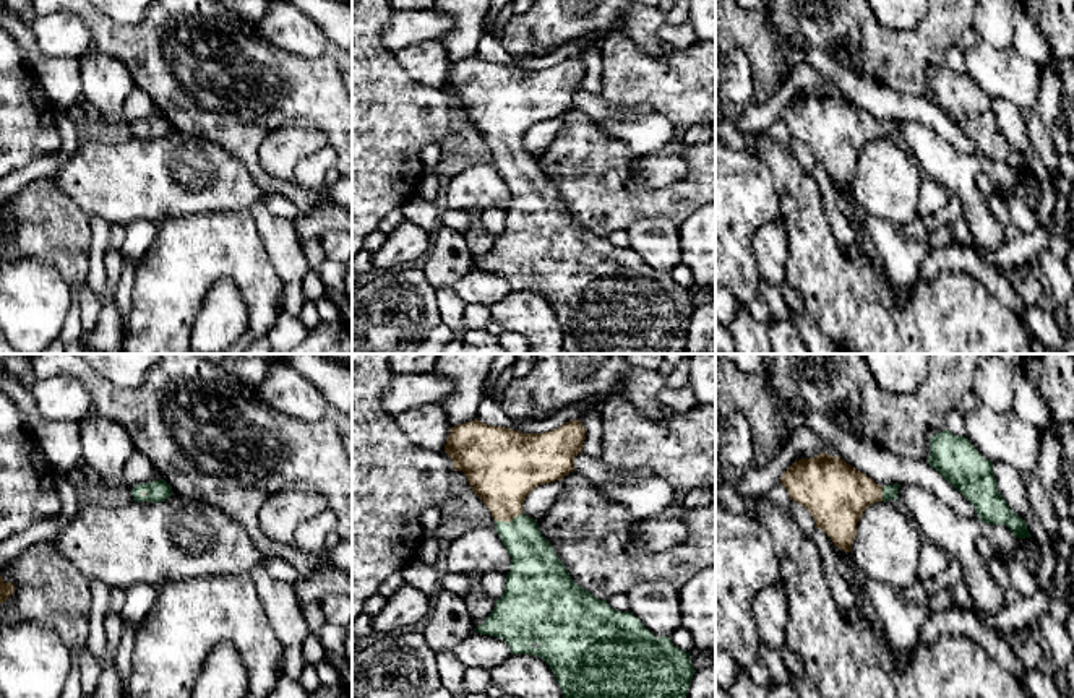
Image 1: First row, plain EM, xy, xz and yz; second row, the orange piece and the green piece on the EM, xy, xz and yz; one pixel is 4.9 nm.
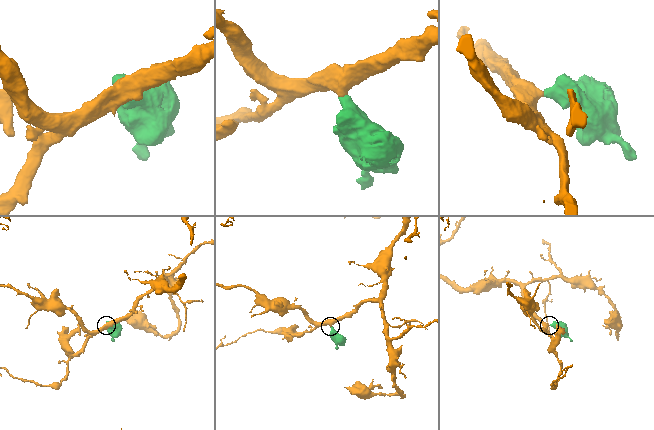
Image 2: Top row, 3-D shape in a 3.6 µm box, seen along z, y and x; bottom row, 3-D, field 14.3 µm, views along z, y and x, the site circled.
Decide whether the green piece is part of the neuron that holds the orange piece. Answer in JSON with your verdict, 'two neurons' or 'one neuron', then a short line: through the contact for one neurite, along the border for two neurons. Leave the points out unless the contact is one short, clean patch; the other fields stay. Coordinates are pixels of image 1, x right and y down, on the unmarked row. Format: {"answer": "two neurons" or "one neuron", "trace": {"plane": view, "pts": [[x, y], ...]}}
{"answer": "one neuron", "trace": {"plane": "xz", "pts": [[503, 107], [503, 133], [508, 158], [521, 172], [534, 200]]}}

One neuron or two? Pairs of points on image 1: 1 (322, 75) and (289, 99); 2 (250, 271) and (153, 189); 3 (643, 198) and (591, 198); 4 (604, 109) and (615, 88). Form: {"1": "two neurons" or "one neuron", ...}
{"1": "one neuron", "2": "two neurons", "3": "one neuron", "4": "two neurons"}

